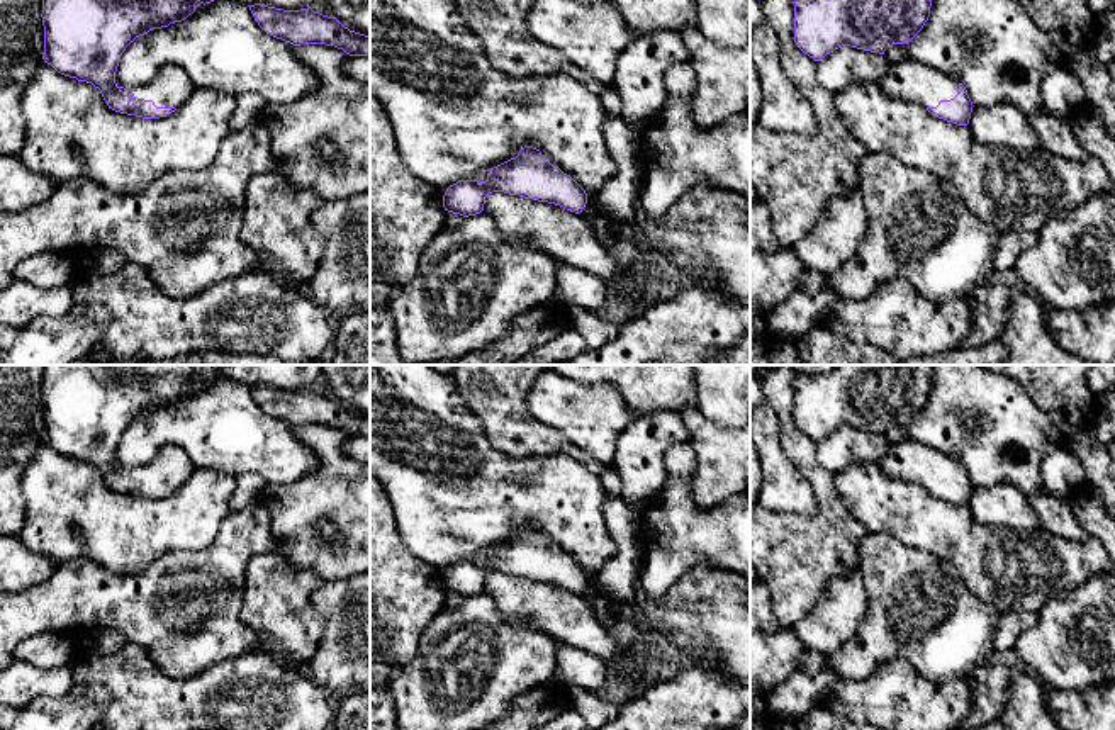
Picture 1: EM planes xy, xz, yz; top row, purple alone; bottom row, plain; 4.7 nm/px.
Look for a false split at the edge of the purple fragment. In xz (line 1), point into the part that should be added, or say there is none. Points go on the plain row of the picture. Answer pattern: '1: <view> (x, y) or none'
1: none

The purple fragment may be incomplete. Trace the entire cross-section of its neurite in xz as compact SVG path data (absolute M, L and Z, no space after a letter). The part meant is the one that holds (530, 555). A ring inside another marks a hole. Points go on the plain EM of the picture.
M524 526L516 538L490 548L485 562L458 560L450 565L443 587L463 598L475 596L492 572L555 584L575 594L587 584L586 570L570 555L552 545L540 530Z

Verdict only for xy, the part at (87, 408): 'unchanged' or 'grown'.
grown

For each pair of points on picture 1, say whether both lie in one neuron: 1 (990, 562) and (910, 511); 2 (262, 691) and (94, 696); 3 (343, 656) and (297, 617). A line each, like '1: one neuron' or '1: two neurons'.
1: one neuron
2: two neurons
3: two neurons

